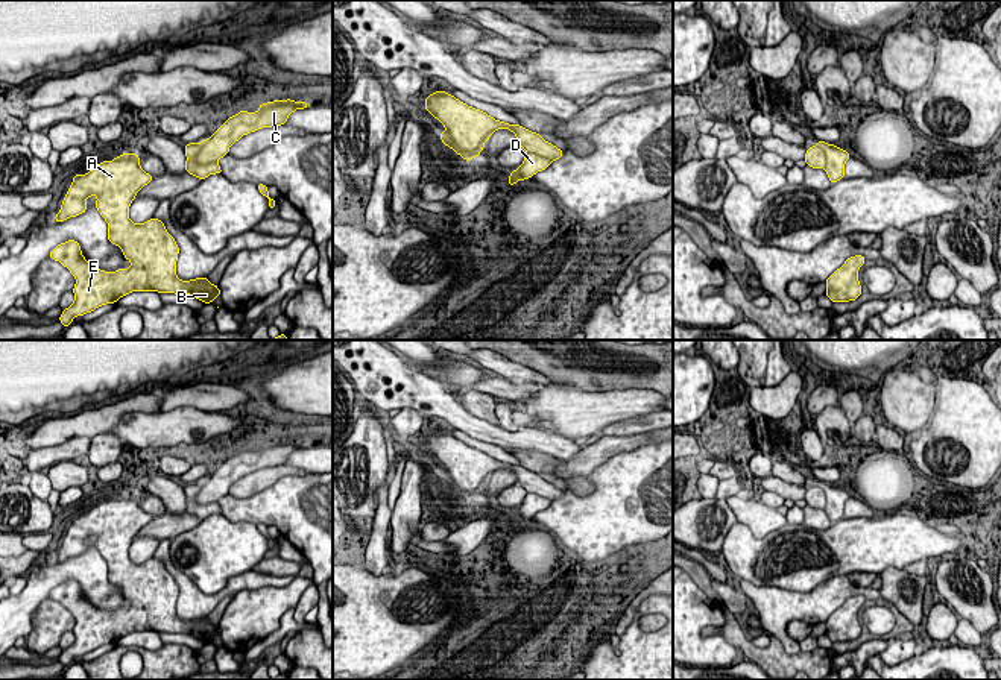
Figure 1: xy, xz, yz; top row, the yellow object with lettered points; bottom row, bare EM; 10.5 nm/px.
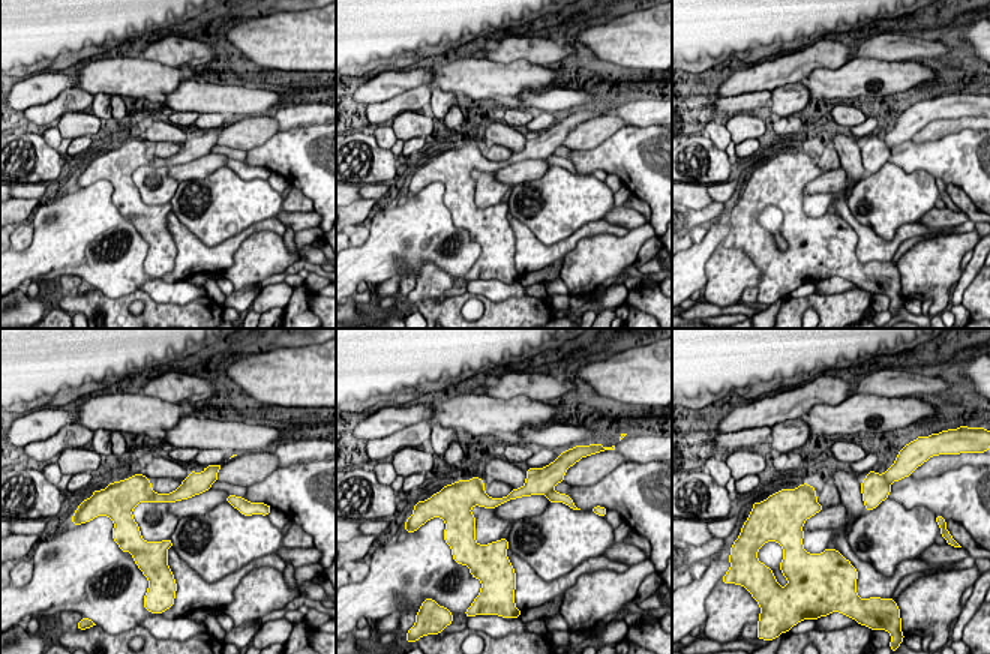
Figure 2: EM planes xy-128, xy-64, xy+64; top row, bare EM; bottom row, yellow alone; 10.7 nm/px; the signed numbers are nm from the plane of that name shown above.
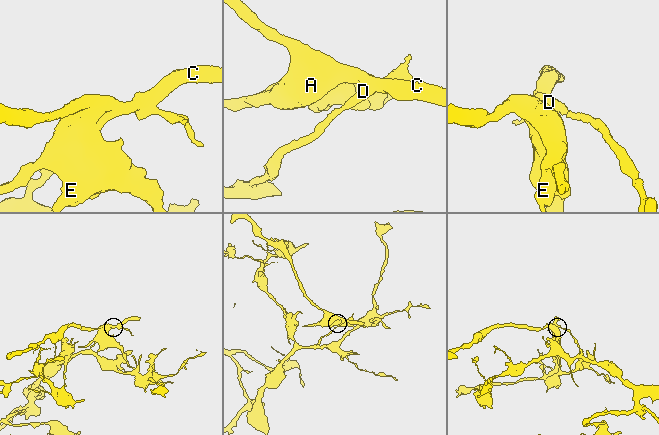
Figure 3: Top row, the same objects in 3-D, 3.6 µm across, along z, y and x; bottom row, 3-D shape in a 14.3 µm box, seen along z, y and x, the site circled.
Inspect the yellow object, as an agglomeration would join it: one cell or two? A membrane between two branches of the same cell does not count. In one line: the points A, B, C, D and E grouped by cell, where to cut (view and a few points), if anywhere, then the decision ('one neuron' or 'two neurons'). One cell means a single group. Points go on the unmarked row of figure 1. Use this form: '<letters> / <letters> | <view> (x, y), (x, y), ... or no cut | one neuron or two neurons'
A B C E / D | xy (199, 483), (199, 492), (195, 500), (198, 503), (216, 503) | two neurons

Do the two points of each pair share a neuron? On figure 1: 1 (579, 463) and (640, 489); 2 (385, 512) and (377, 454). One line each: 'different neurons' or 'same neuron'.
1: different neurons
2: different neurons

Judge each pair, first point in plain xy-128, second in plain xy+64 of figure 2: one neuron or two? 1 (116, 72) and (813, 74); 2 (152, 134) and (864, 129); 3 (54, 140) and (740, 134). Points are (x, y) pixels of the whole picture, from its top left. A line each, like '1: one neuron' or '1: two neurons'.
1: one neuron
2: two neurons
3: two neurons

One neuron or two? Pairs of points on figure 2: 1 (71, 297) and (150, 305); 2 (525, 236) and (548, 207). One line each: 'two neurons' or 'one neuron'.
1: one neuron
2: two neurons

